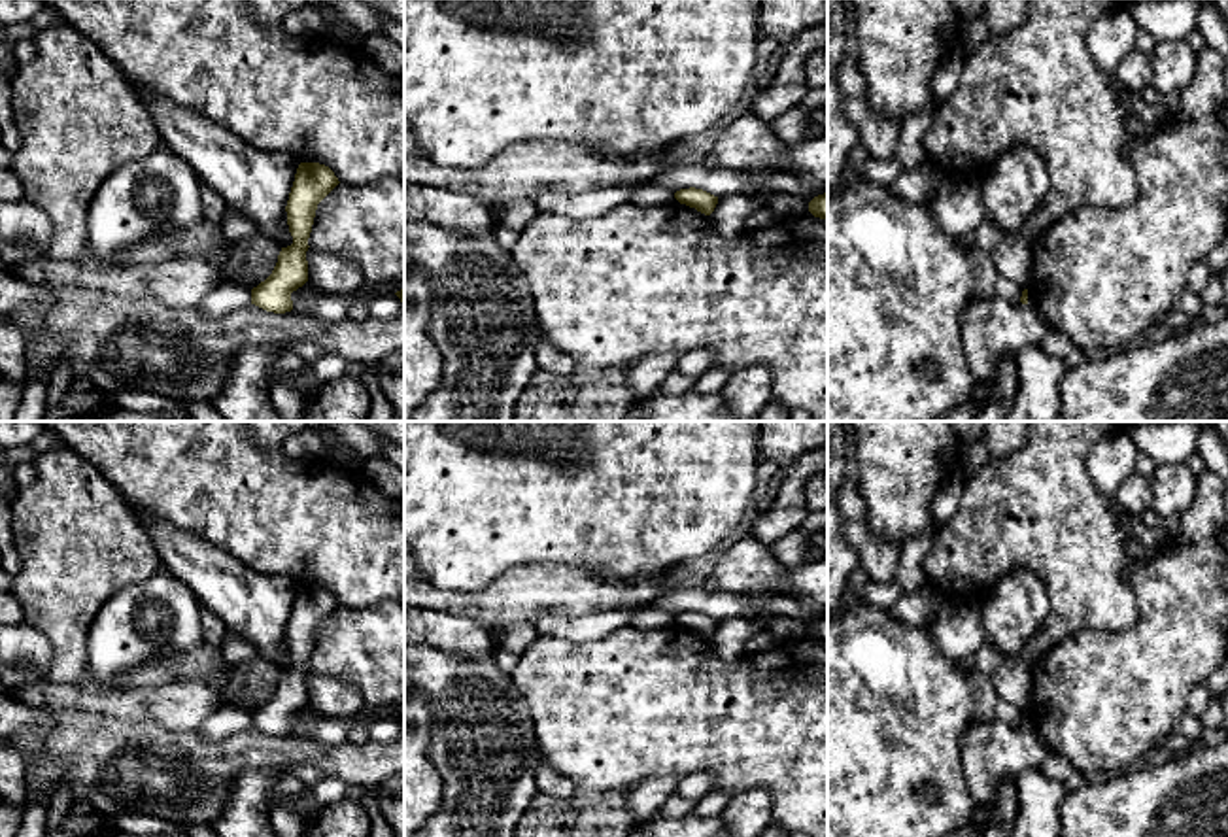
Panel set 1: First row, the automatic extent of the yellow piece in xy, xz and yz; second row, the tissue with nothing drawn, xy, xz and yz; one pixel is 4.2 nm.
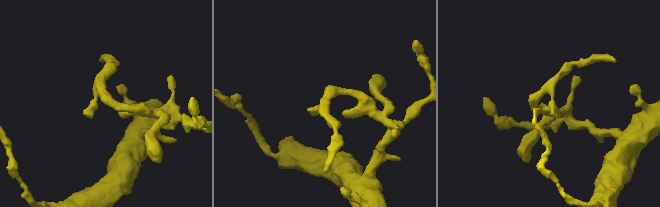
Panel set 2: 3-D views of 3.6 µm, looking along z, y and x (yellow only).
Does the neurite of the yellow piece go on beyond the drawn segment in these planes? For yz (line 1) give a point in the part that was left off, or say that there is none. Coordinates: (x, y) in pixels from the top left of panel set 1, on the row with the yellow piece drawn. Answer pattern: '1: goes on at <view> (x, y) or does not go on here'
1: does not go on here

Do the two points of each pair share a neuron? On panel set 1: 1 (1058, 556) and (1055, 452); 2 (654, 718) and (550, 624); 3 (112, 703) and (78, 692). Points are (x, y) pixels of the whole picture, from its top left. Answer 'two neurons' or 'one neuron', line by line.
1: one neuron
2: two neurons
3: one neuron

